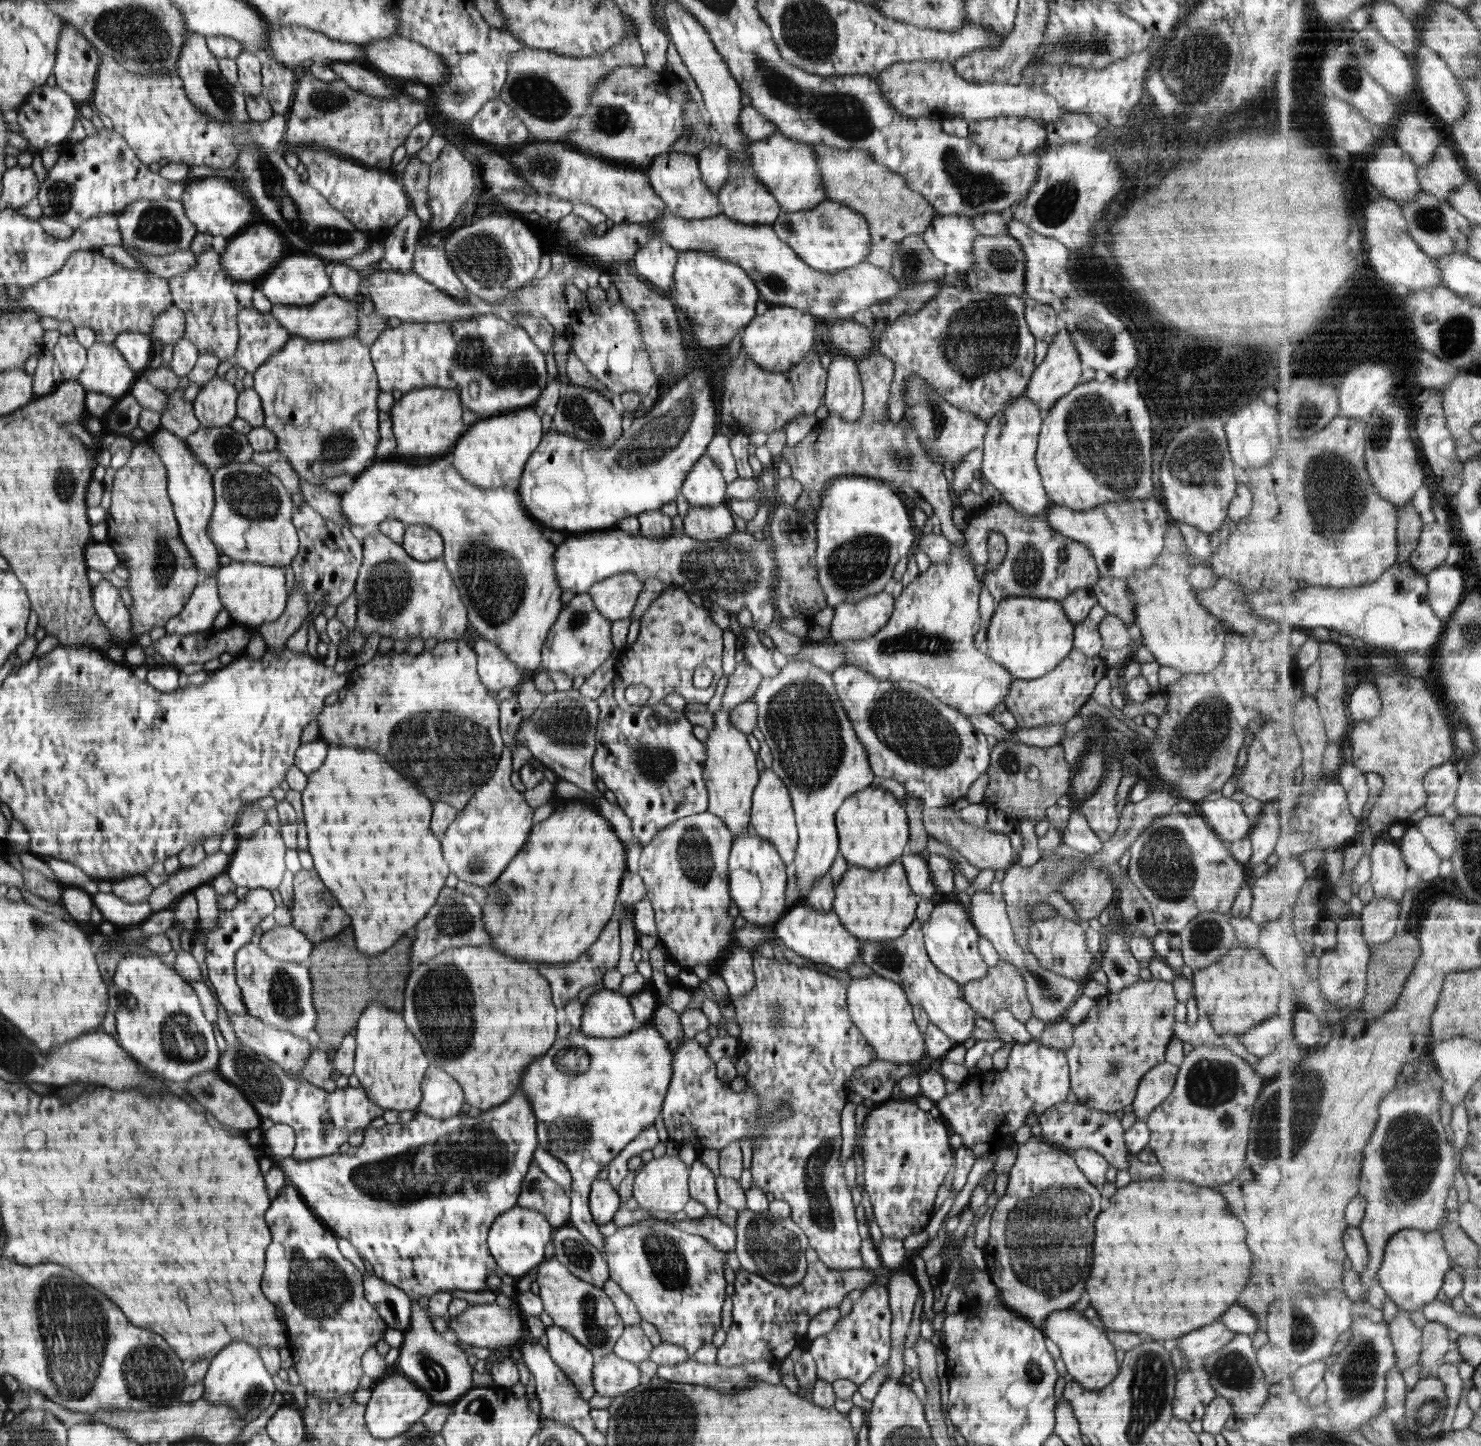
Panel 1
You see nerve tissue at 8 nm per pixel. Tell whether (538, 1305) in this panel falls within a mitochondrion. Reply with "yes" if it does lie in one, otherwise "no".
no

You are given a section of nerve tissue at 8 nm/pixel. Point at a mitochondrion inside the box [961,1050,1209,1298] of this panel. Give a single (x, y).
(1040, 1230)

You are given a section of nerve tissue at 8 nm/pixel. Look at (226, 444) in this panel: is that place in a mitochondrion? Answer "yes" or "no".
yes

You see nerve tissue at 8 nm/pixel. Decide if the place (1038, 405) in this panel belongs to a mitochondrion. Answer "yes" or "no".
no

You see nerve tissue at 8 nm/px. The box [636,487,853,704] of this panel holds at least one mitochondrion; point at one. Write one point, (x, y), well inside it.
(724, 571)

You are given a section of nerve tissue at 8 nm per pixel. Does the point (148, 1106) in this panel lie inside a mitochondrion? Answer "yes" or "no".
no

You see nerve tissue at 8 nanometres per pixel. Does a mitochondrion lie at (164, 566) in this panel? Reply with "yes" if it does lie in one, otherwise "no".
yes

